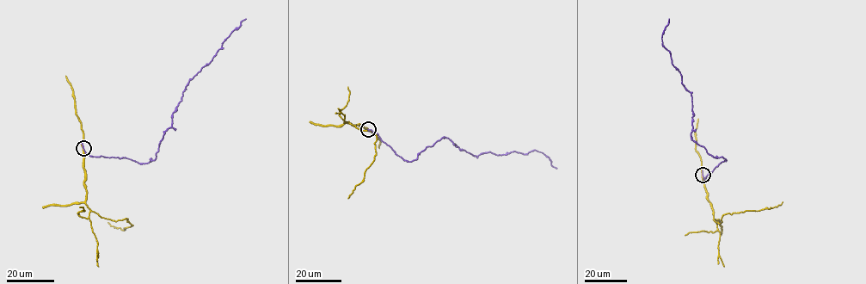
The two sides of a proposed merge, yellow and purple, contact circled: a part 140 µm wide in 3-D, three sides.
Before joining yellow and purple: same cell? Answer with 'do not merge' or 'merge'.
merge

